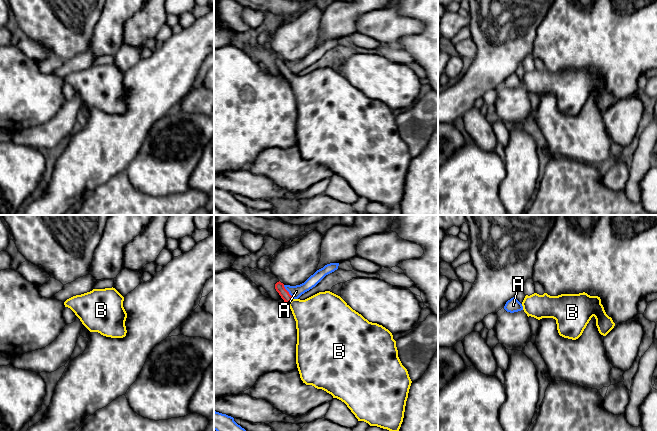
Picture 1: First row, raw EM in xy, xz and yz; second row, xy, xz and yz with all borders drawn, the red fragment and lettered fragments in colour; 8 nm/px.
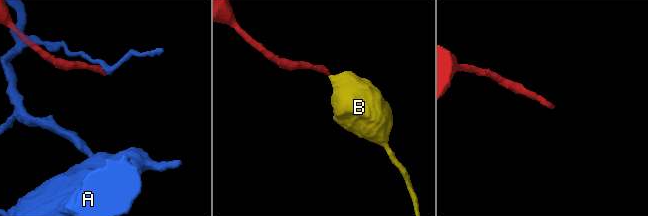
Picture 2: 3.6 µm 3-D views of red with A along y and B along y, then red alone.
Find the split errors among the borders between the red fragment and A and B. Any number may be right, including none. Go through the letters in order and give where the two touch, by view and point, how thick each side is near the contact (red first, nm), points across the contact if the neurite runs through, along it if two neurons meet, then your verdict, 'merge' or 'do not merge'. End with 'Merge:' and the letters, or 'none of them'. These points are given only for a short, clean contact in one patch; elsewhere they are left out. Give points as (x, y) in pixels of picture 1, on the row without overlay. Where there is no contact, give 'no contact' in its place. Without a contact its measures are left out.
A: meets red in xz at (288, 68); 70 nm thick on the red side, 100 nm on the other; border along xz (283, 61), (293, 74); do not merge
B: meets red in xz at (290, 76); 70 nm thick on the red side, 340 nm on the other; runs through xz (279, 62), (290, 76), (305, 88), (316, 93); merge
Merge: B

